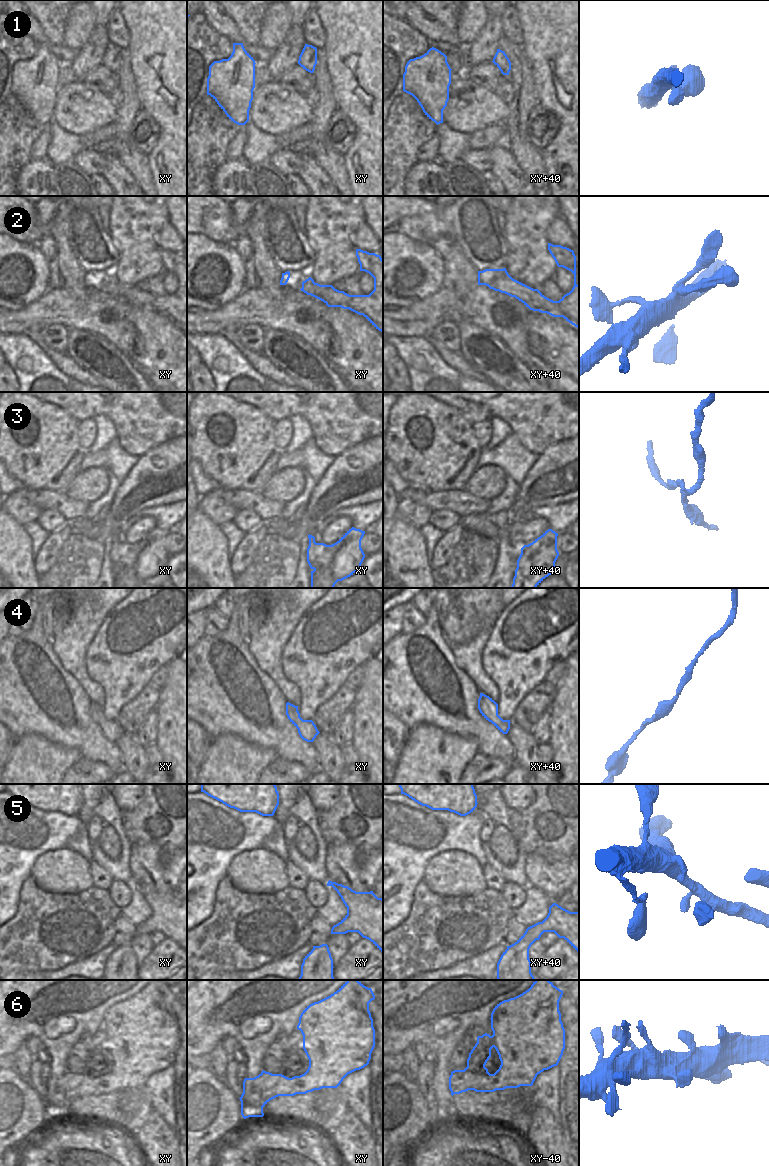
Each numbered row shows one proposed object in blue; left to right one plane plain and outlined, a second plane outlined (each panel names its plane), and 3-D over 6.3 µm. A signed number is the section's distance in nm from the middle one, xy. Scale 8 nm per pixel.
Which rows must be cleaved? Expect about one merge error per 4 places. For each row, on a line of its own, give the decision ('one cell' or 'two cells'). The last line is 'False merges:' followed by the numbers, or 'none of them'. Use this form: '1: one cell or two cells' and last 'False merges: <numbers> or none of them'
1: one cell
2: one cell
3: two cells
4: one cell
5: one cell
6: one cell
False merges: 3

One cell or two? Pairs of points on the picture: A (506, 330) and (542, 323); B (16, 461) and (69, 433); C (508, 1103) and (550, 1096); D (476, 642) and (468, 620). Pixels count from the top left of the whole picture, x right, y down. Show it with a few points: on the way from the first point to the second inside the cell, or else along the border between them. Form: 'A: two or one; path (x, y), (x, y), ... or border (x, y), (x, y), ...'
A: two; border (529, 309), (526, 331), (530, 349)
B: one; path (29, 455), (47, 437), (56, 433)
C: two; border (530, 1086), (534, 1106)
D: two; border (489, 629), (481, 631), (464, 643), (451, 643)

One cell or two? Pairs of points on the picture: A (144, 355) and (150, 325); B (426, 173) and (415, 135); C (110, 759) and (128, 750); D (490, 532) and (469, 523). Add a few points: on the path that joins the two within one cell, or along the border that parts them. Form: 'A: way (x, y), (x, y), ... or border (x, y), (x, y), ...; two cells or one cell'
A: way (150, 348), (150, 332); one cell
B: border (417, 161), (407, 172), (404, 181); two cells
C: border (115, 742), (121, 753), (122, 769); two cells
D: way (485, 527), (481, 523), (474, 523); one cell

